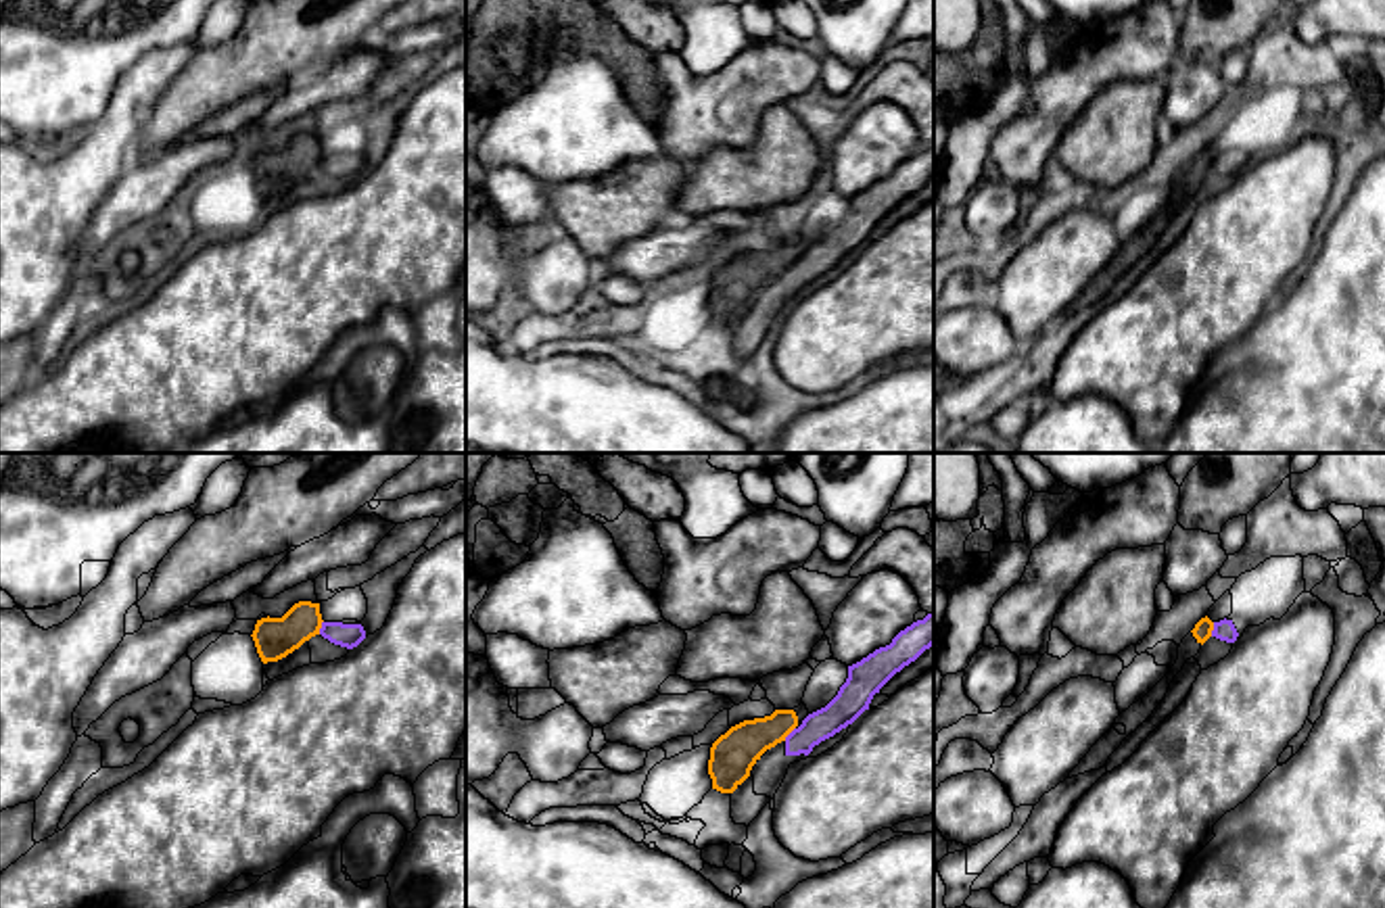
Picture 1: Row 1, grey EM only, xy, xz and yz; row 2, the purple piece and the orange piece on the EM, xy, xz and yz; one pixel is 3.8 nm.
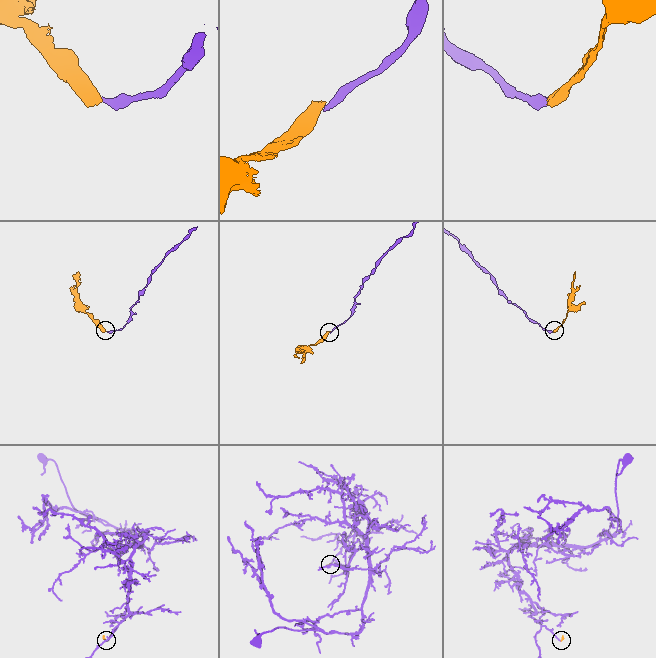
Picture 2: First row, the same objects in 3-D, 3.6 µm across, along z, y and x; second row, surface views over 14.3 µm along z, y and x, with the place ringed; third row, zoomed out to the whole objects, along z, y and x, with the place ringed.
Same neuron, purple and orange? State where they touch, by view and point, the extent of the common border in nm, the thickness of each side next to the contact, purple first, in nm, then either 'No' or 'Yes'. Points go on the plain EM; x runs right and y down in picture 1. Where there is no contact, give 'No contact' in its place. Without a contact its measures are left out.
Touches purple at yz (1214, 161). Shared border 60 nm. Thickness 80 nm (purple) against 70 nm. No

